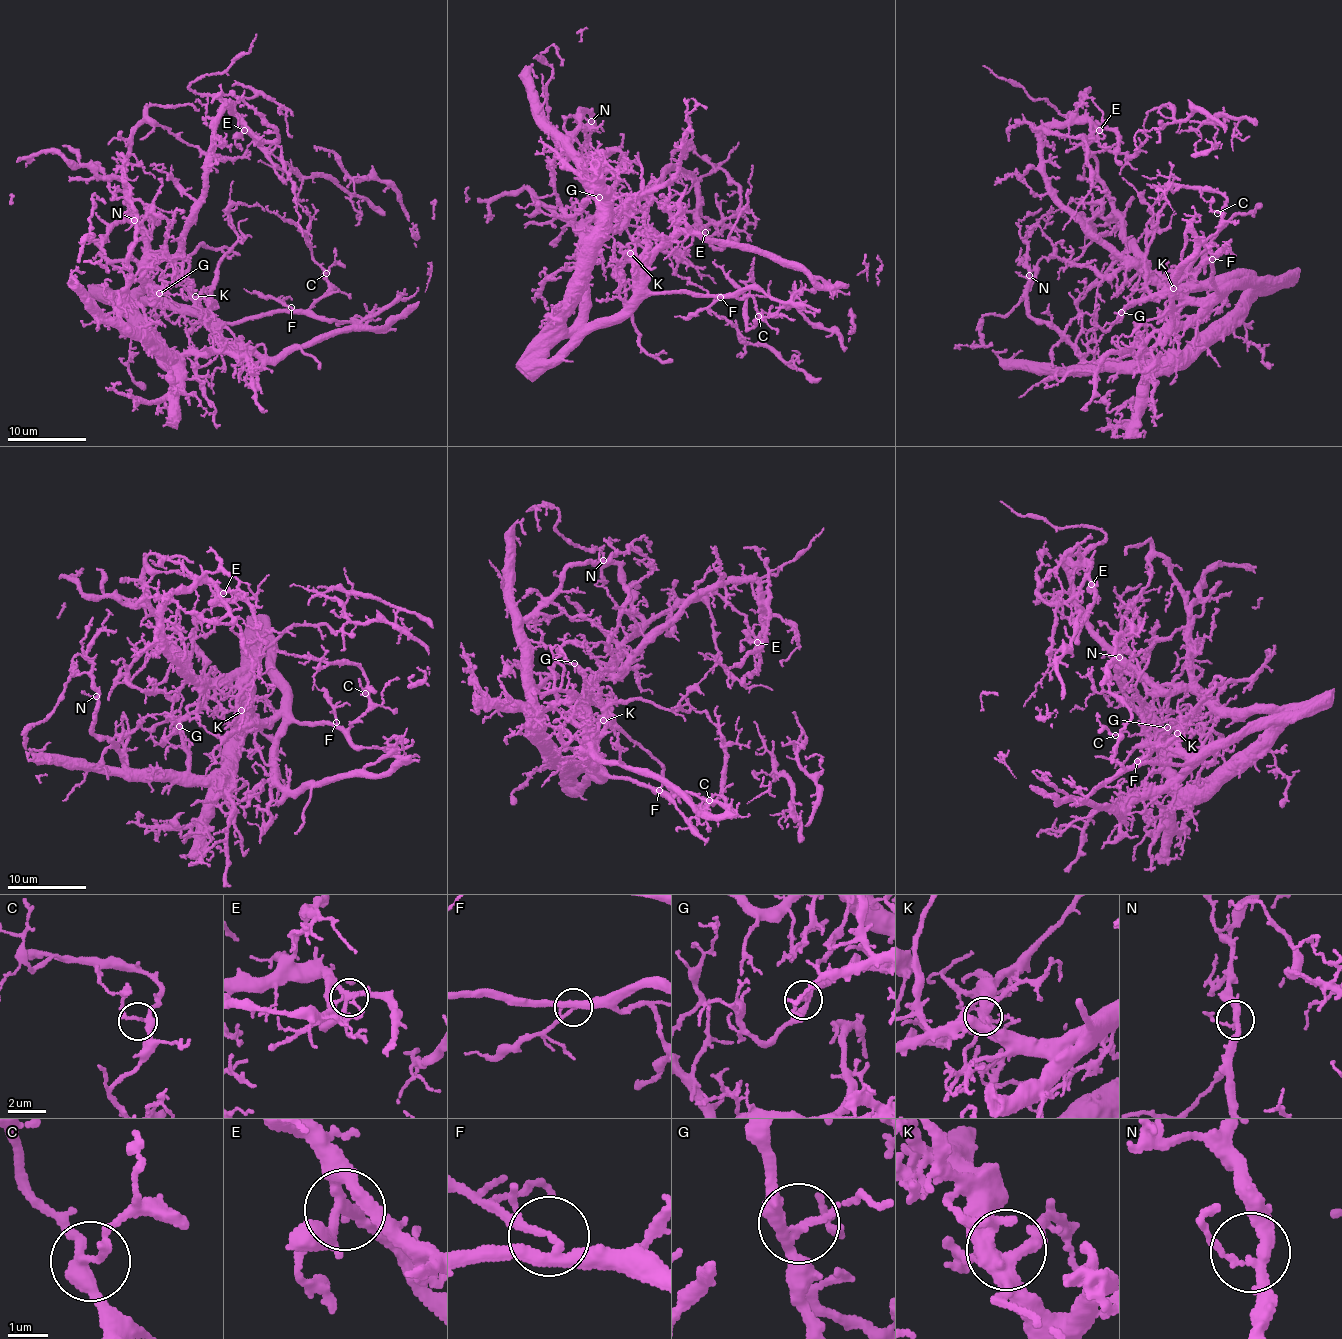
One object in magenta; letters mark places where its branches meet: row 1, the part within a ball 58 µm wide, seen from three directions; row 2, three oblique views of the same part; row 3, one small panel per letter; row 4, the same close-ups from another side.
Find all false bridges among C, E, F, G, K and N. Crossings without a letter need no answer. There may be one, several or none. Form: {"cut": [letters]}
{"cut": []}

